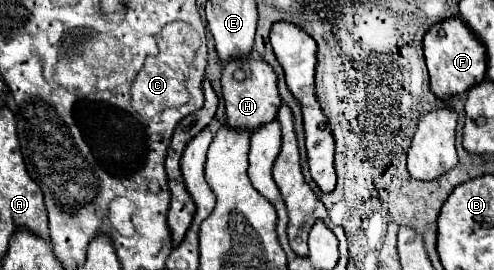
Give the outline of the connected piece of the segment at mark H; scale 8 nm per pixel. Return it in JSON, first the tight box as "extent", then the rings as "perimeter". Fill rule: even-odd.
{"extent":[221,57,281,129],"perimeter":[[[245,57],[245,59],[231,59],[223,67],[223,77],[221,77],[221,87],[223,87],[223,99],[225,99],[225,109],[227,109],[227,123],[231,127],[243,127],[243,129],[257,129],[263,123],[269,123],[277,117],[277,109],[281,105],[279,93],[277,93],[277,75],[273,67],[263,61],[261,57]],[[243,71],[245,79],[237,81],[235,73]]]}

